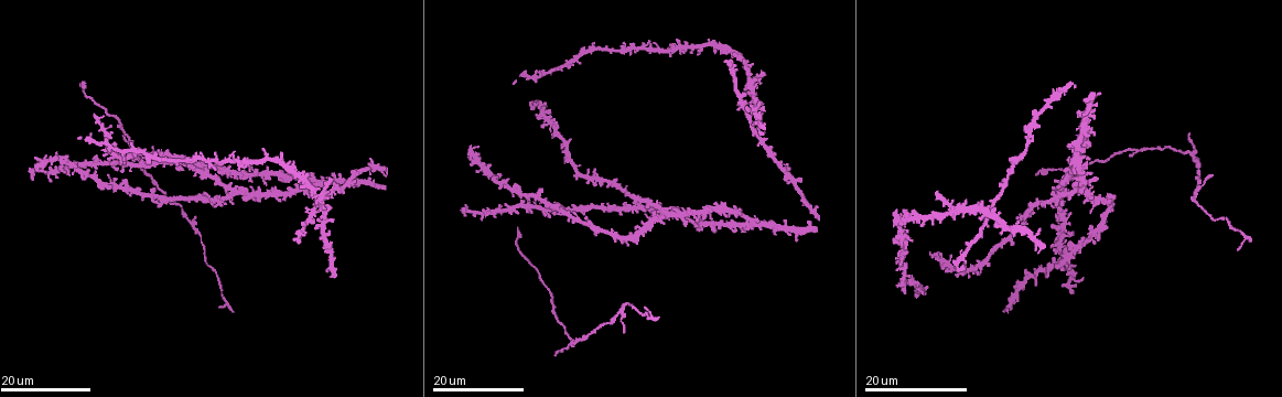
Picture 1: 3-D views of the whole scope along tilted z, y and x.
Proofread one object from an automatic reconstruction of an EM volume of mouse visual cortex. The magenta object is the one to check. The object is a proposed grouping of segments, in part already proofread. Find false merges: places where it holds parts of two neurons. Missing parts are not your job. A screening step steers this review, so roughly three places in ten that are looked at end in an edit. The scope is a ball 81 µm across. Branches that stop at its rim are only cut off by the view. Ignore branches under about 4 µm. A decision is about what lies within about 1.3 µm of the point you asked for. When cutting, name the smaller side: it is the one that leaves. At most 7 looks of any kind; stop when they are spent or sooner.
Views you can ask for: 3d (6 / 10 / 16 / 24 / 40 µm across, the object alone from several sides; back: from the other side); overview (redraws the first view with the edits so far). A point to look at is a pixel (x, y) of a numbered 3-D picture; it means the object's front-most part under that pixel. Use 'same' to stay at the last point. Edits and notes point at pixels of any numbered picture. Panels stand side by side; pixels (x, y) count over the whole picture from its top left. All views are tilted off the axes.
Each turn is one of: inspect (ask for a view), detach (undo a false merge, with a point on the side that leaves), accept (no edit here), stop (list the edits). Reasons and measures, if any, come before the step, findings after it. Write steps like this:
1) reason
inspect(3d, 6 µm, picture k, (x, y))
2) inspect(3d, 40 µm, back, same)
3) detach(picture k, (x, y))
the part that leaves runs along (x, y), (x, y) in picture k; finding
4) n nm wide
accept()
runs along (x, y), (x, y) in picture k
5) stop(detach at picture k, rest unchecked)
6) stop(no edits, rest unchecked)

looks like a crossing
inspect(3d, 16 µm, picture 1, (1192, 152))

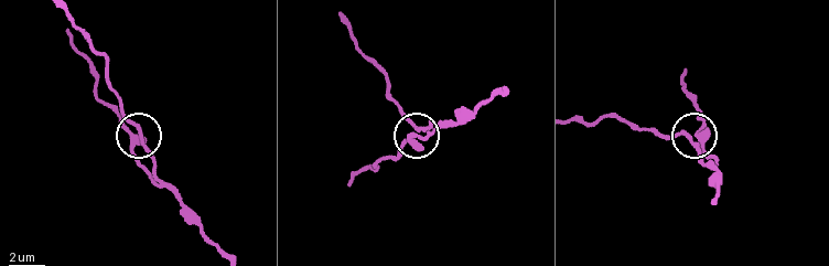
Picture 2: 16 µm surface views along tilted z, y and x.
inspect(3d, 6 µm, picture 2, (141, 134))

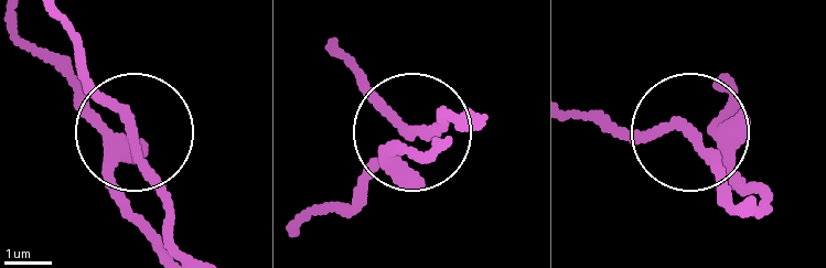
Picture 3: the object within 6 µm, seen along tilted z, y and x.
5 arms
accept()
runs along (746, 210), (719, 195), (711, 158), (693, 139), (730, 97) in picture 3; continuous, no second neuron

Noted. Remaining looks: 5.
four or more arms meet
inspect(3d, 16 µm, picture 1, (191, 221))

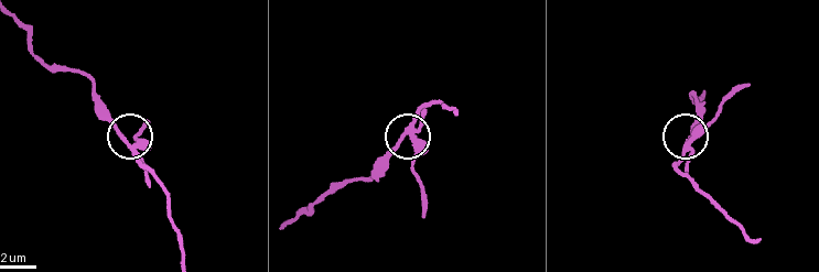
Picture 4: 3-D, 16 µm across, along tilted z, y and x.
inspect(3d, 10 µm, picture 4, (691, 138))

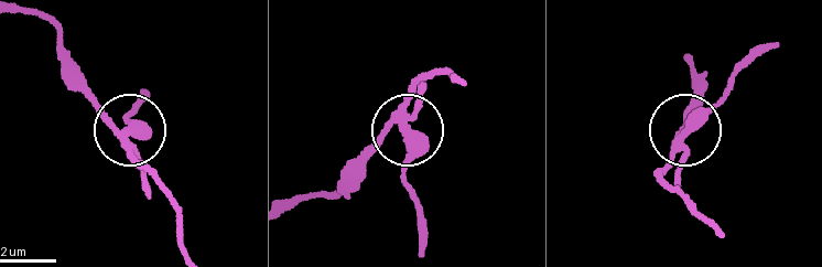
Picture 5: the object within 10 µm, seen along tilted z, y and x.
detach(picture 5, (417, 153))
the part that leaves runs along (400, 119), (408, 150), (404, 180), (422, 251) in picture 5; a second neuron is stuck on

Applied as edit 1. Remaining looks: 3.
branch point
inspect(3d, 24 µm, picture 1, (746, 221))

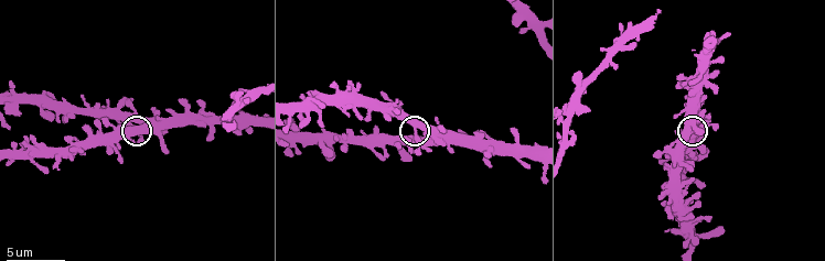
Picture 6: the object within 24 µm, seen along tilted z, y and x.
inspect(3d, 6 µm, picture 6, (415, 135))

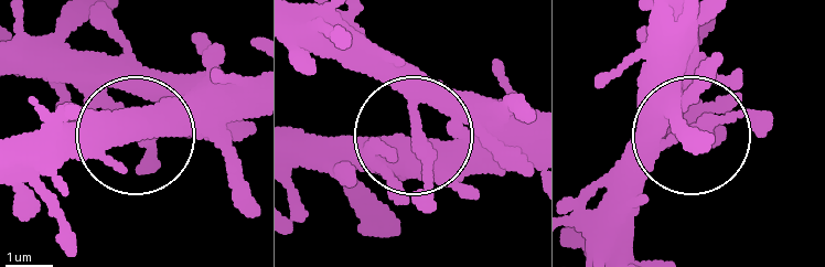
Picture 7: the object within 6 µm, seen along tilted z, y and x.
230 nm wide
accept()
all the same neuron

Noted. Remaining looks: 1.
stop(detach at picture 5, rest unchecked)

